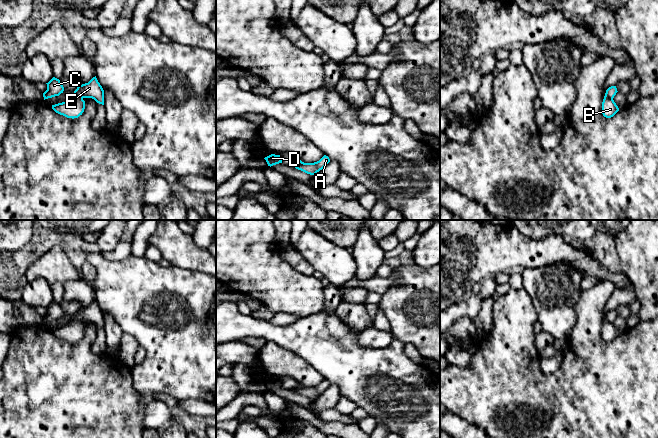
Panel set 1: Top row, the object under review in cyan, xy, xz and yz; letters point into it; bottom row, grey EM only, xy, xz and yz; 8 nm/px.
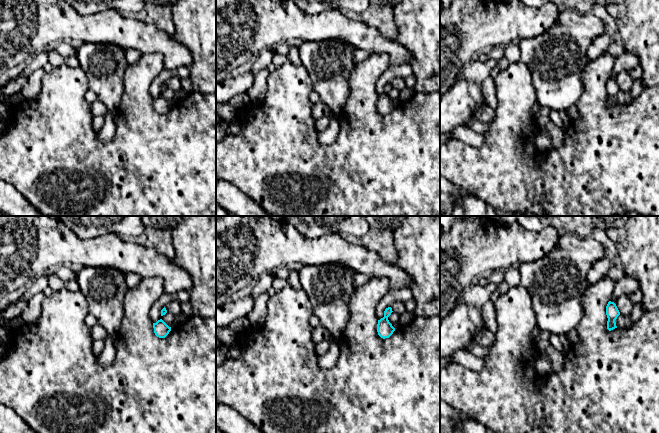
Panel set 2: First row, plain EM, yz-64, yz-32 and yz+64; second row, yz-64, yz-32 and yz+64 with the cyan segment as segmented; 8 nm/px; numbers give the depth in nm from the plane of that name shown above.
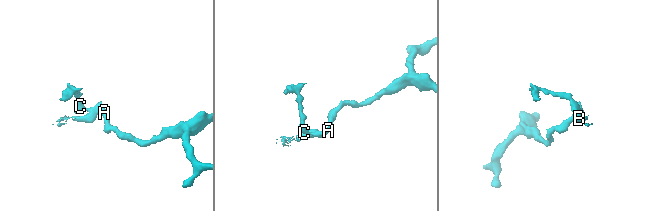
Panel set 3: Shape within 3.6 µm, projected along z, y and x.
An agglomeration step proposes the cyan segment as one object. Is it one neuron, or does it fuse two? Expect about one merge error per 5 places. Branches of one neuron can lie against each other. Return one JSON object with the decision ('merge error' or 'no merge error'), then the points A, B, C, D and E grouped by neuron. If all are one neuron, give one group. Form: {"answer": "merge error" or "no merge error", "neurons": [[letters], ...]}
{"answer": "merge error", "neurons": [["A", "C", "D", "E"], ["B"]]}

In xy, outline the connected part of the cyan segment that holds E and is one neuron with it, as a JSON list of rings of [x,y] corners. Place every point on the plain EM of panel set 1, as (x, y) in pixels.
[[[96,300],[88,307],[79,309],[73,317],[73,321],[92,322],[97,327],[104,329],[104,314]]]

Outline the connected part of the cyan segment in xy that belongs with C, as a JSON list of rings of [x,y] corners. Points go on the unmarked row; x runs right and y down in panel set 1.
[[[53,301],[47,308],[47,314],[43,317],[44,324],[59,320],[64,315],[64,311],[59,303]]]

